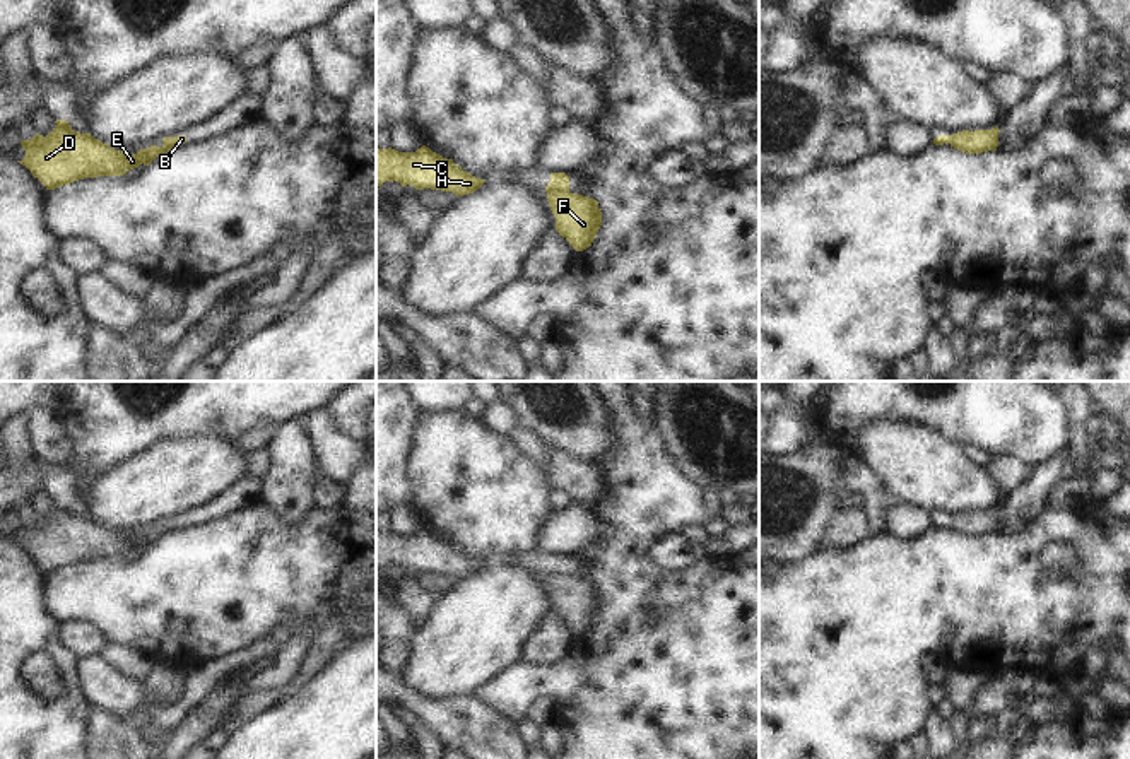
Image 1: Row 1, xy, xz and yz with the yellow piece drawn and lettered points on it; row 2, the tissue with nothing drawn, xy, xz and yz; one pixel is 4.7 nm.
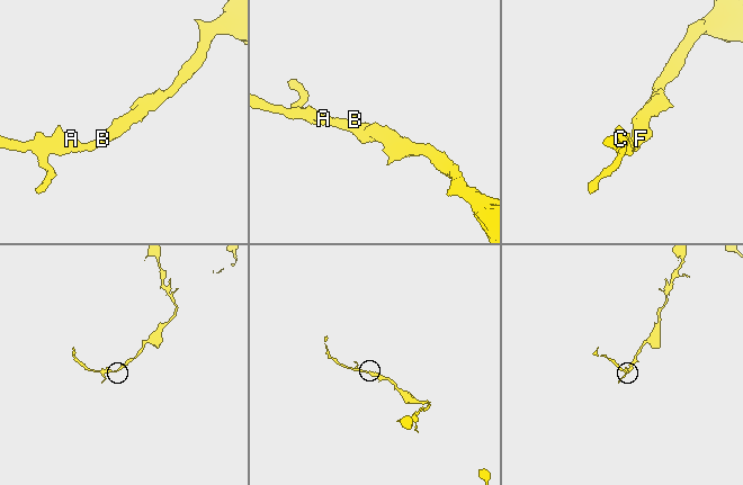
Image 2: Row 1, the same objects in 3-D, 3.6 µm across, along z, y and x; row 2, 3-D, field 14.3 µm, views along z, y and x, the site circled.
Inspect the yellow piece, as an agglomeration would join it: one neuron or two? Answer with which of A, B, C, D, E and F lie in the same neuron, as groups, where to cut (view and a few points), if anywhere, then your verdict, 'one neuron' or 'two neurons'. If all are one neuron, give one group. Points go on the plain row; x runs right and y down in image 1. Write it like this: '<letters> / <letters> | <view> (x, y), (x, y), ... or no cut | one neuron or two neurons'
A B C D E F | no cut | one neuron

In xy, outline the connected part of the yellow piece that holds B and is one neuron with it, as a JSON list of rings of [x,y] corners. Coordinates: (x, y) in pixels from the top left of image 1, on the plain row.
[[[56,503],[55,511],[46,518],[36,516],[31,523],[21,523],[26,538],[19,544],[46,573],[84,561],[123,559],[140,547],[149,549],[186,520],[164,520],[162,528],[140,532],[137,537],[116,533],[94,521],[91,516],[74,515],[67,503]]]

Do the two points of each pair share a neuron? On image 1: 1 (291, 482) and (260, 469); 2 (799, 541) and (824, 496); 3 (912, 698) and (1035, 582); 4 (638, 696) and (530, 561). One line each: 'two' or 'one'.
1: two
2: one
3: one
4: two

